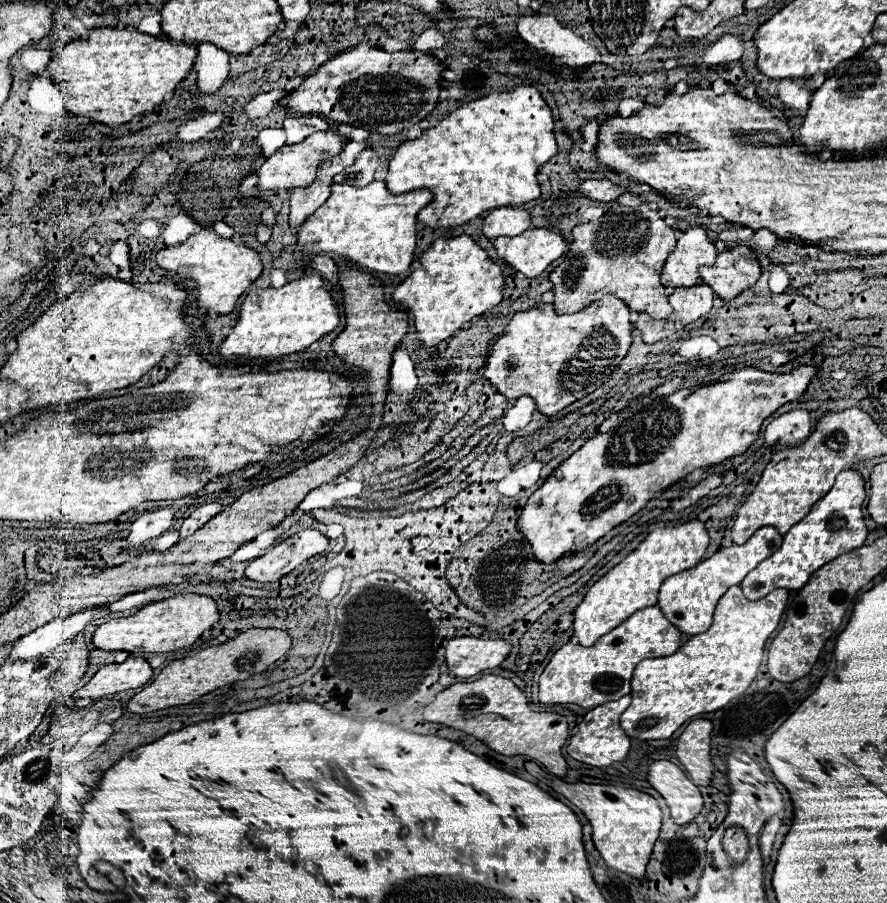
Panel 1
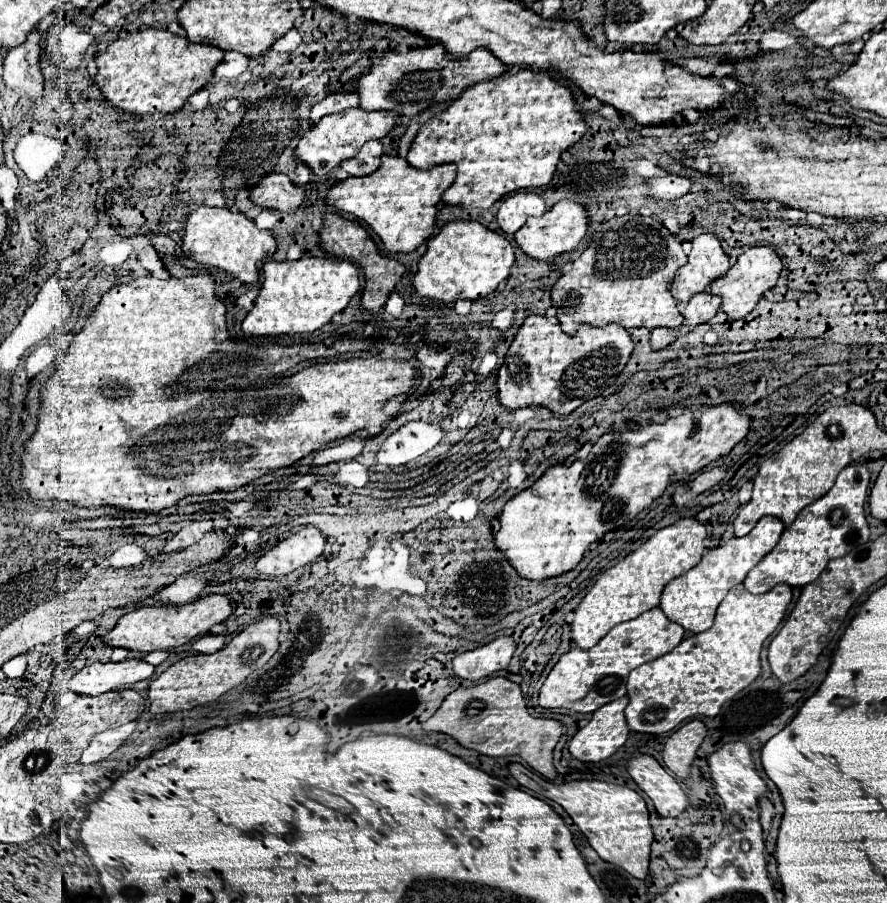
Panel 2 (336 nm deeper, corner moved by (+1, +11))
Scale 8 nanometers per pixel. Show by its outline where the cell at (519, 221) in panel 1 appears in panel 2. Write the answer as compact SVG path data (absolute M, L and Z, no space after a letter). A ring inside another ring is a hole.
M517 191L503 199L499 213L497 213L497 223L505 233L513 235L515 231L519 231L523 227L527 217L543 215L545 209L547 207L545 207L543 199L539 197L539 193Z

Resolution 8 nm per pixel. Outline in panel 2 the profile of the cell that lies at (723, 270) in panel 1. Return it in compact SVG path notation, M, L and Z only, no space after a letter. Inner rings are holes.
M749 247L743 255L737 257L737 261L729 267L725 275L721 275L717 281L711 283L711 293L723 299L721 309L731 319L741 319L757 305L759 297L777 283L781 269L783 269L783 263L771 247Z

